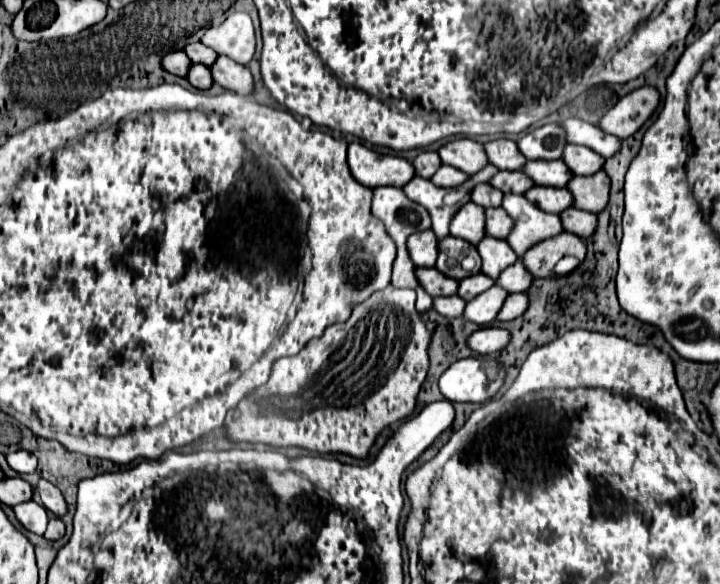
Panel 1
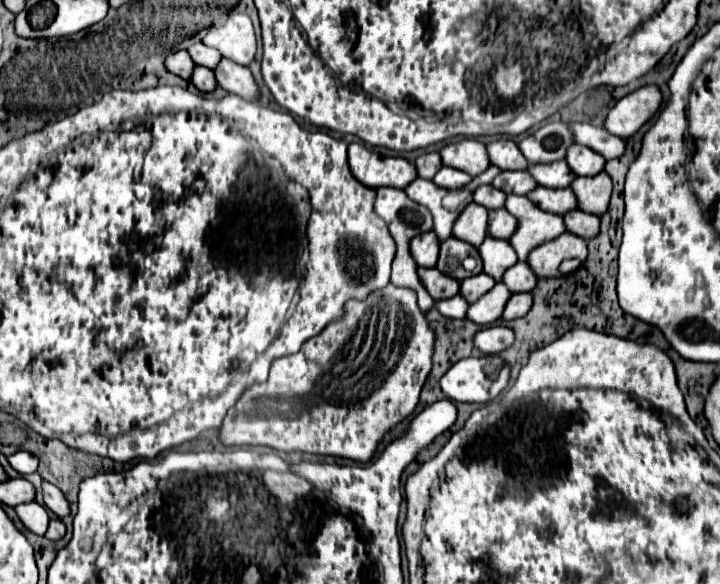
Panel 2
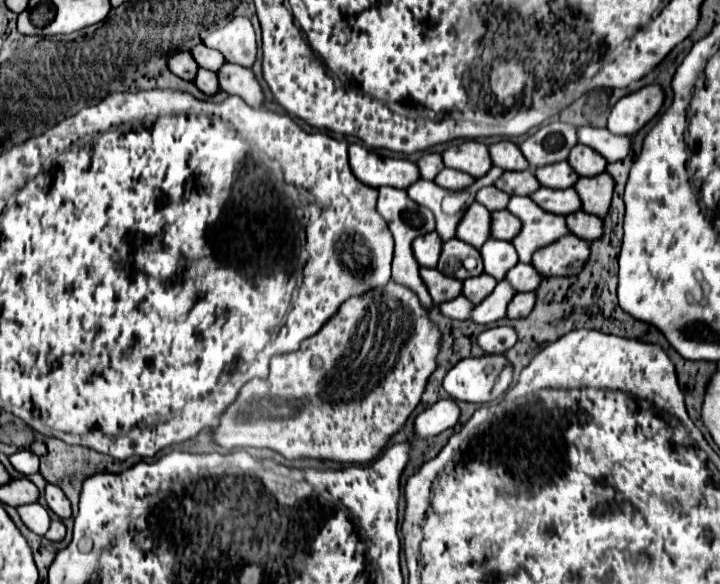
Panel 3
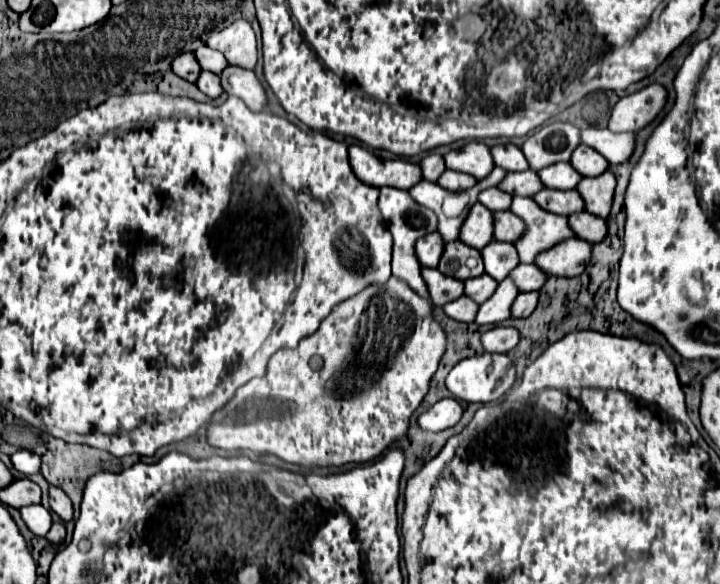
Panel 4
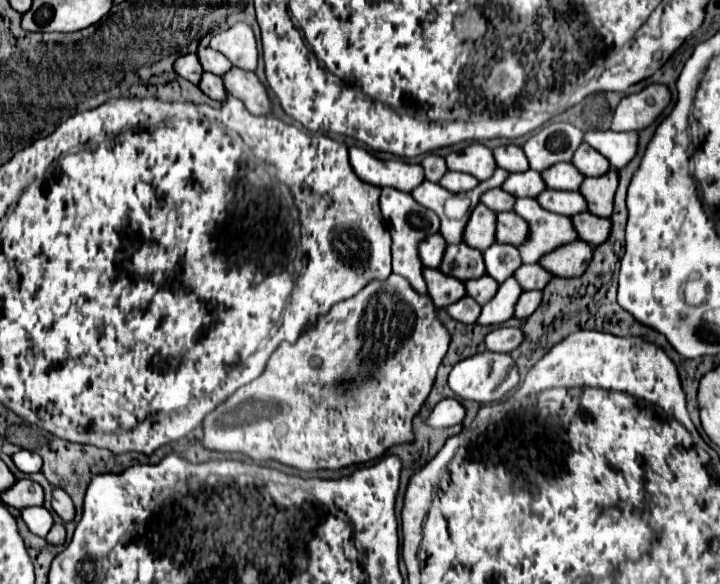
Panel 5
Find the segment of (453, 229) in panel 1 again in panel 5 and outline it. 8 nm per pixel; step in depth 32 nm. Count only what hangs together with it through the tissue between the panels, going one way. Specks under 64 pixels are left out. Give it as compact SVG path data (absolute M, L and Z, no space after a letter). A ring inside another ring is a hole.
M478 204L472 210L468 226L464 230L464 242L480 252L484 252L484 248L490 248L496 242L496 212L492 212L484 204Z

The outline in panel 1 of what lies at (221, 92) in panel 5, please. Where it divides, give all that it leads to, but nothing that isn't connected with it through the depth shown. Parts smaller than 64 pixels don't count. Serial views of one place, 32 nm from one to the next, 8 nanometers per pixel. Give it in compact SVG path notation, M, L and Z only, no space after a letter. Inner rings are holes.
M192 64L190 72L188 72L188 82L190 82L192 86L200 88L200 90L208 90L208 88L212 88L212 84L214 84L212 72L210 72L206 66L202 66L202 64Z

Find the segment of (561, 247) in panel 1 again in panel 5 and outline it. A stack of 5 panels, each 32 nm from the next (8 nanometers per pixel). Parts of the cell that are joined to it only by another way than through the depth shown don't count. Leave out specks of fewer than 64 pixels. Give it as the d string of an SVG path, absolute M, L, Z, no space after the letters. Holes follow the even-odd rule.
M574 240L572 244L566 244L564 248L556 248L554 252L546 254L540 260L540 266L544 266L554 276L562 278L574 278L582 276L592 260L594 246L584 240Z

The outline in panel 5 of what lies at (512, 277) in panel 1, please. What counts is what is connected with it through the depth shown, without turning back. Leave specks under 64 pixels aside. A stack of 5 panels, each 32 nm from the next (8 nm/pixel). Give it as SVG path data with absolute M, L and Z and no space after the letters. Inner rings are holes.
M522 264L516 270L514 278L522 284L524 290L542 290L548 284L548 280L552 280L552 274L548 274L548 270L544 270L540 264L532 264L532 266Z

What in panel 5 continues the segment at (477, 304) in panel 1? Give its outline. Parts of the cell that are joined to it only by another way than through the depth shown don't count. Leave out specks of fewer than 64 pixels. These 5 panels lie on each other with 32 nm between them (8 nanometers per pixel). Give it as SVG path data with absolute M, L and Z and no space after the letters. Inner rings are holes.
M508 278L504 284L500 284L496 296L482 306L482 314L478 318L480 324L492 326L492 324L502 324L514 316L514 306L516 300L520 298L520 284L516 284L516 278Z

